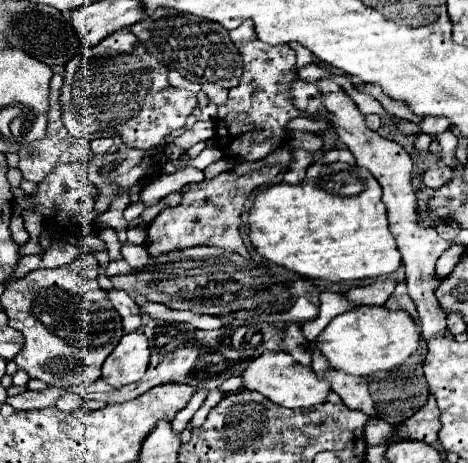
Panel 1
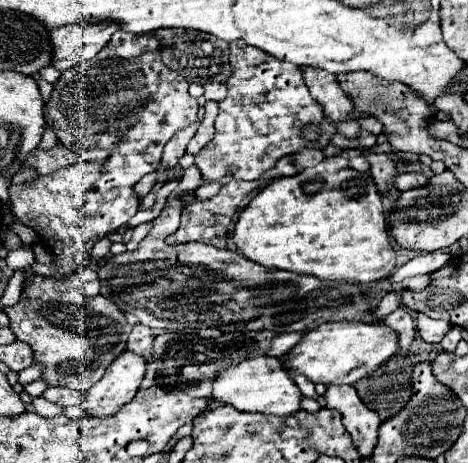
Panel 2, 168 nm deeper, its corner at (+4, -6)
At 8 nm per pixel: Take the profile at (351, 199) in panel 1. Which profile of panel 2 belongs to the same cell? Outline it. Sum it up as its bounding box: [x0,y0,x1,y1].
[233,158,395,282]

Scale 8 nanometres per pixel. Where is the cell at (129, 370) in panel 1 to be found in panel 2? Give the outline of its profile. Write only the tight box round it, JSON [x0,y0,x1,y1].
[81,350,145,418]

